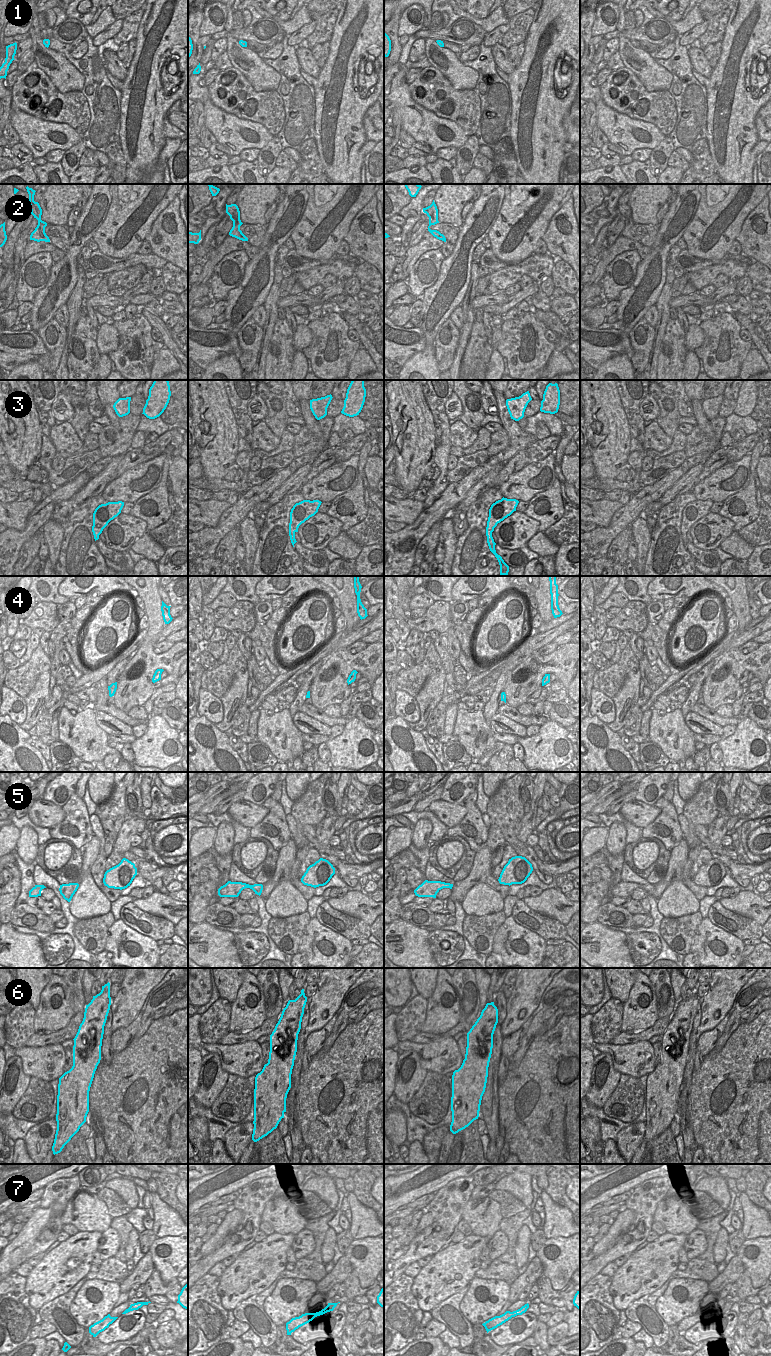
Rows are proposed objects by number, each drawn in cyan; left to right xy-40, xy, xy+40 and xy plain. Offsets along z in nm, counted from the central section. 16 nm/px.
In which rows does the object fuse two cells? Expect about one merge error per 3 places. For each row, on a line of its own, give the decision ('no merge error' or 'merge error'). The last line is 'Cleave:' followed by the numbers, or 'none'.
1: no merge error
2: no merge error
3: no merge error
4: no merge error
5: no merge error
6: no merge error
7: no merge error
Cleave: none

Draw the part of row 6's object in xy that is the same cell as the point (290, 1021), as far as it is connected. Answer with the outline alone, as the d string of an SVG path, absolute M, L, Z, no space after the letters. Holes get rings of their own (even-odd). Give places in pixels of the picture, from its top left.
M302 989L295 1000L288 1001L270 1035L268 1063L255 1077L254 1142L271 1133L284 1118L306 1002L307 997Z

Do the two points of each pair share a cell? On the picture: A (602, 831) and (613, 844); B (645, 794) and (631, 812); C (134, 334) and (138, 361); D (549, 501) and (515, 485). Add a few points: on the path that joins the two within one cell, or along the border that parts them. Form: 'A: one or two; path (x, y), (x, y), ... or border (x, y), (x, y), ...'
A: two; border (609, 828), (604, 847)
B: two; border (635, 799), (653, 805)
C: one; path (139, 340), (144, 349), (141, 354)
D: two; border (554, 480), (549, 488), (538, 492), (528, 501)

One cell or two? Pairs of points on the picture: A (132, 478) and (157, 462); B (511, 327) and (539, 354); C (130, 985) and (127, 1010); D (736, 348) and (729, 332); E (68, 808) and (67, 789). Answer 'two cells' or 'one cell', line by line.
A: one cell
B: one cell
C: one cell
D: one cell
E: two cells

